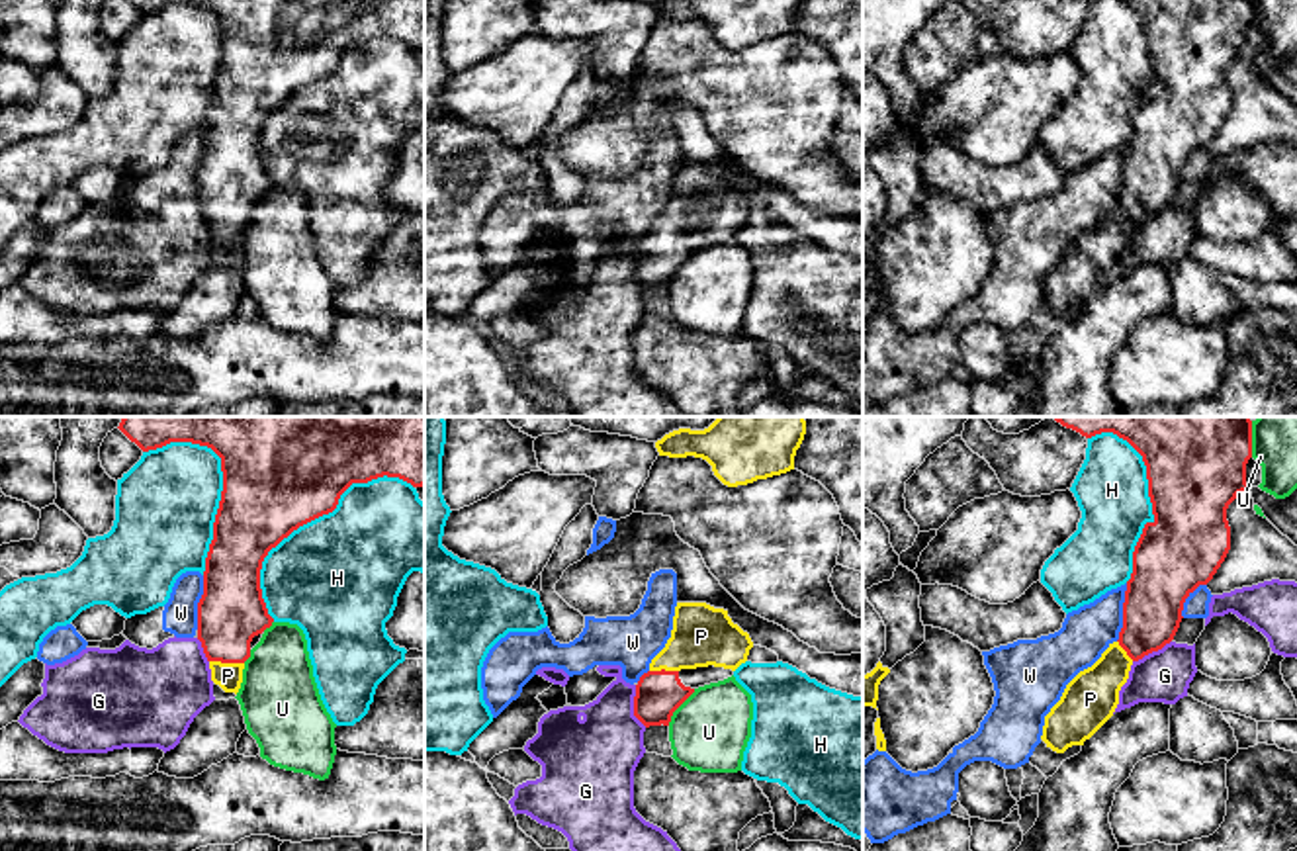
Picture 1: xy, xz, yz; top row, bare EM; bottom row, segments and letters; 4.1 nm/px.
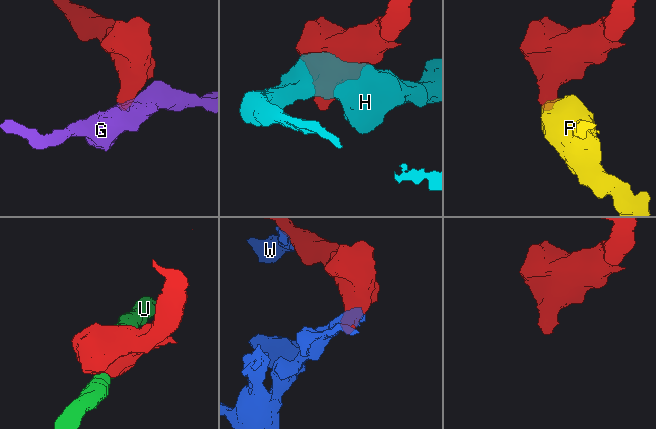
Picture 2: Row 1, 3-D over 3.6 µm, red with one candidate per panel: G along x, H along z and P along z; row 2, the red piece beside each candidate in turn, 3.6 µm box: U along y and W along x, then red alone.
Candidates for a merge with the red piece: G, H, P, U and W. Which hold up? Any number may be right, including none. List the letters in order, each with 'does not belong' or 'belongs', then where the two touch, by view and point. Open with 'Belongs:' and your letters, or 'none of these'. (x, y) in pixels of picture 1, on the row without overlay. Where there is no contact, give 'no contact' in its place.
Belongs: P
G: does not belong; contact xz (634, 268)
H: does not belong; contact xy (310, 83)
P: belongs; contact xy (227, 223)
U: does not belong; contact xz (679, 267)
W: does not belong; contact yz (1123, 175)

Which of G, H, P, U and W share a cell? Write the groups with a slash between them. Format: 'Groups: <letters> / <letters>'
Groups: G / H / P / U / W

